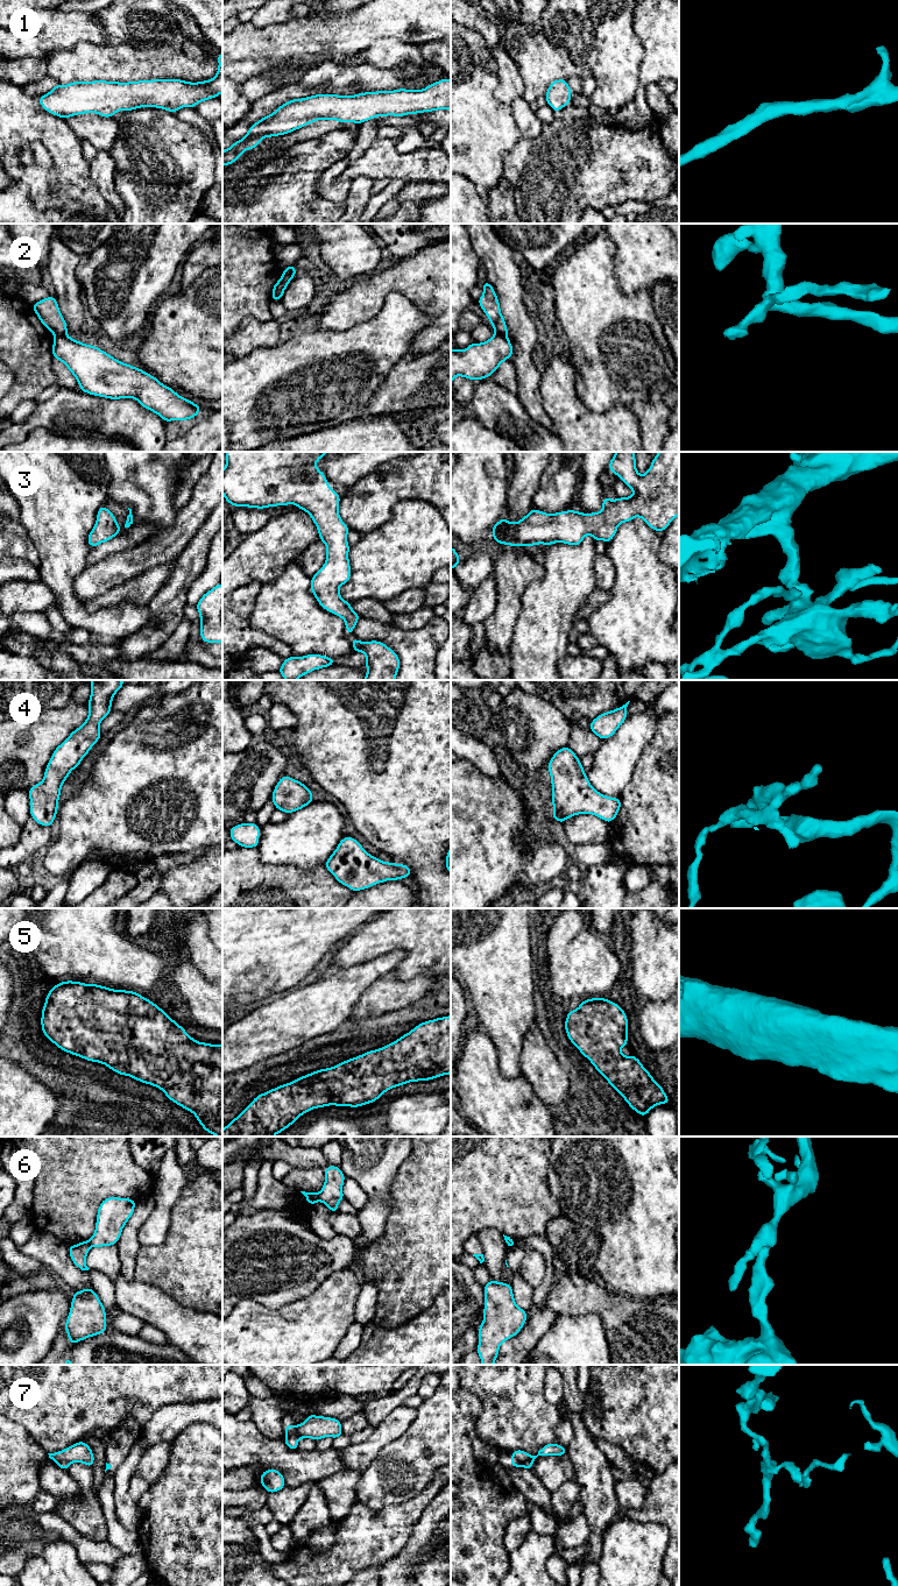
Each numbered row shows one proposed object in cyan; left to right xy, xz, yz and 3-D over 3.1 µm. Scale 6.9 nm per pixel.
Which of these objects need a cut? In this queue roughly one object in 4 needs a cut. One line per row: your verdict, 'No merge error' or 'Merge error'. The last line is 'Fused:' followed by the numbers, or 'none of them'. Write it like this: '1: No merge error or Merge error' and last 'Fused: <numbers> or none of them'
1: No merge error
2: Merge error
3: No merge error
4: No merge error
5: No merge error
6: Merge error
7: Merge error
Fused: 2, 6, 7

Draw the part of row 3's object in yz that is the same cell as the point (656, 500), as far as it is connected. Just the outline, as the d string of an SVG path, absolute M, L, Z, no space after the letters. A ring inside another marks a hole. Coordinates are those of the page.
M616 452L608 469L635 493L629 497L618 497L617 500L603 497L603 509L600 512L584 514L577 510L566 510L546 514L532 508L517 523L510 523L503 517L490 529L494 541L511 547L531 547L538 544L552 545L556 543L578 546L586 534L591 534L595 541L602 539L609 543L615 537L617 526L632 521L636 516L641 517L656 532L665 531L672 519L679 516L679 452L659 452L652 459L651 466L644 475L639 475L636 469L635 452Z

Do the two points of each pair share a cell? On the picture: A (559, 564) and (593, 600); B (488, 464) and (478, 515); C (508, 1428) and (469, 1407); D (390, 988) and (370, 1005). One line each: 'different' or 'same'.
A: different
B: same
C: different
D: same

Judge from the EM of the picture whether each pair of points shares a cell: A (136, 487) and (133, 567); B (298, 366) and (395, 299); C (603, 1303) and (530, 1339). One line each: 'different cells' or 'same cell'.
A: different cells
B: same cell
C: same cell

